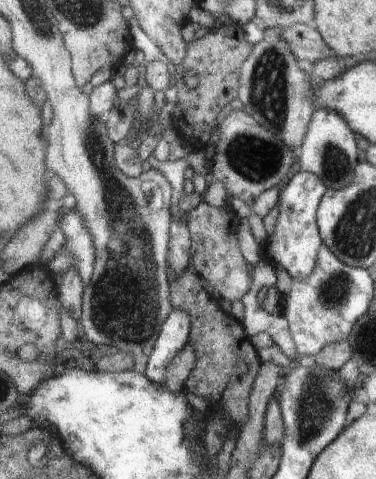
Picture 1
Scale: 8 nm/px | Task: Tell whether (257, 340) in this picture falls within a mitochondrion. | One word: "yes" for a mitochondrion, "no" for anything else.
no

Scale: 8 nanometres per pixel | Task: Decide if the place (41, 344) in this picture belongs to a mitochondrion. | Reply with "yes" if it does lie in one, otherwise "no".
no

